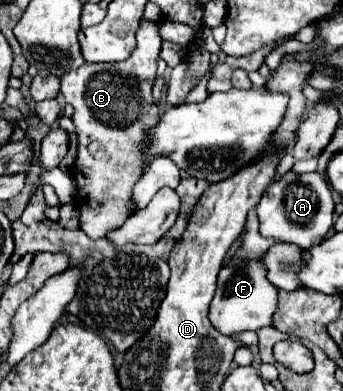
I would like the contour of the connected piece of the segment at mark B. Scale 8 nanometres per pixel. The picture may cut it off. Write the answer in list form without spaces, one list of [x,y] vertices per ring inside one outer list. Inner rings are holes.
[[[141,19],[141,25],[139,25],[139,29],[137,29],[137,47],[135,47],[135,51],[131,53],[129,59],[119,61],[119,63],[99,63],[99,65],[95,65],[95,63],[93,63],[93,65],[91,65],[91,63],[85,63],[85,65],[81,65],[79,69],[69,71],[69,73],[63,75],[63,79],[61,79],[61,93],[63,93],[65,101],[75,107],[75,113],[73,113],[71,119],[73,119],[73,125],[75,125],[75,129],[77,129],[77,159],[75,159],[73,169],[71,169],[71,175],[73,175],[73,179],[75,179],[75,183],[77,183],[75,207],[79,209],[79,215],[81,215],[81,217],[79,217],[79,229],[85,231],[91,239],[101,239],[101,237],[105,237],[107,231],[111,231],[111,227],[119,227],[119,223],[125,223],[125,219],[135,211],[135,205],[133,205],[133,185],[137,183],[139,175],[143,173],[143,153],[141,153],[141,151],[143,151],[143,145],[145,145],[147,139],[149,139],[147,131],[151,131],[151,129],[159,123],[159,107],[157,107],[155,101],[153,101],[151,87],[153,87],[153,81],[155,81],[155,71],[157,71],[157,59],[159,59],[161,43],[163,43],[163,39],[161,39],[161,35],[159,35],[157,23],[155,23],[155,21]]]

